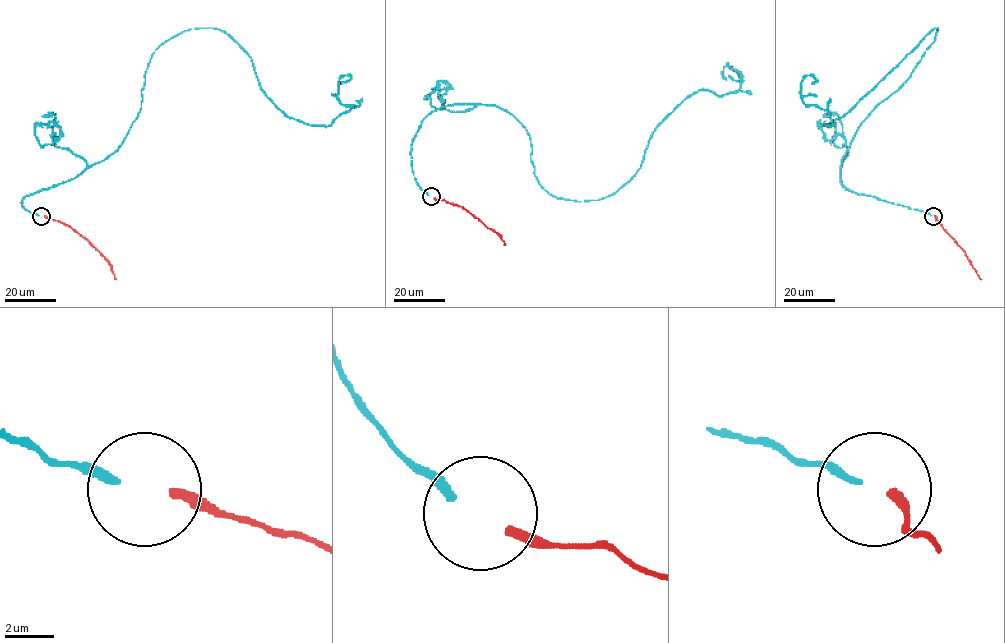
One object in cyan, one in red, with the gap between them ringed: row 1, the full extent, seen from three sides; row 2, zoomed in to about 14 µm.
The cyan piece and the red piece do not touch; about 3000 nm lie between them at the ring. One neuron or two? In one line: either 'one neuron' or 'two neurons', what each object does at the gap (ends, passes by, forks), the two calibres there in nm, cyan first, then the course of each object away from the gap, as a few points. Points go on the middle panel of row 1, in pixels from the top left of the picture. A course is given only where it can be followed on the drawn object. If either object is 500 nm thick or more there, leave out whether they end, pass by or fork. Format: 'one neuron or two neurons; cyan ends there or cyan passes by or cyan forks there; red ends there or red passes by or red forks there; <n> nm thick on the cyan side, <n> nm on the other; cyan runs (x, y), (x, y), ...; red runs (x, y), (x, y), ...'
one neuron; cyan ends there; red ends there; 300 nm thick on the cyan side, 360 nm on the other; cyan runs (428, 195), (411, 144), (442, 107), (505, 110), (542, 187), (602, 199), (685, 99), (736, 92), (729, 75); red runs (433, 198), (467, 210), (496, 233), (505, 244)

